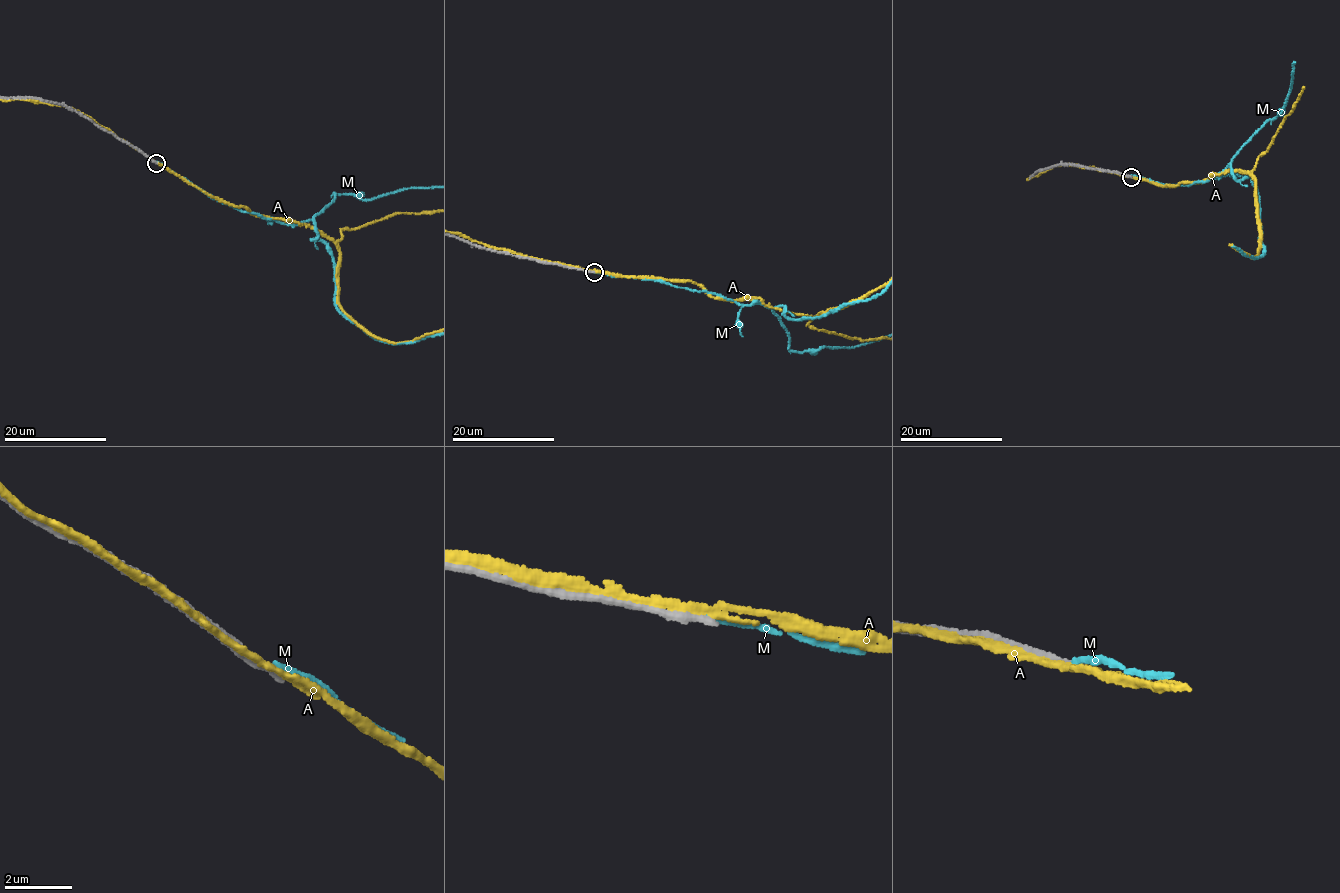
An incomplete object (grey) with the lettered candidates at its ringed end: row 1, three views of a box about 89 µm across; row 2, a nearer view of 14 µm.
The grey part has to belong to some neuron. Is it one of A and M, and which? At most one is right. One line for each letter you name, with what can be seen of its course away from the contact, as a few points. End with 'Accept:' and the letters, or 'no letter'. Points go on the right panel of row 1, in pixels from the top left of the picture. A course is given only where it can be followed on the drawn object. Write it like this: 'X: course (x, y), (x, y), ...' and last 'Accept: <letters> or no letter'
Accept: no letter

